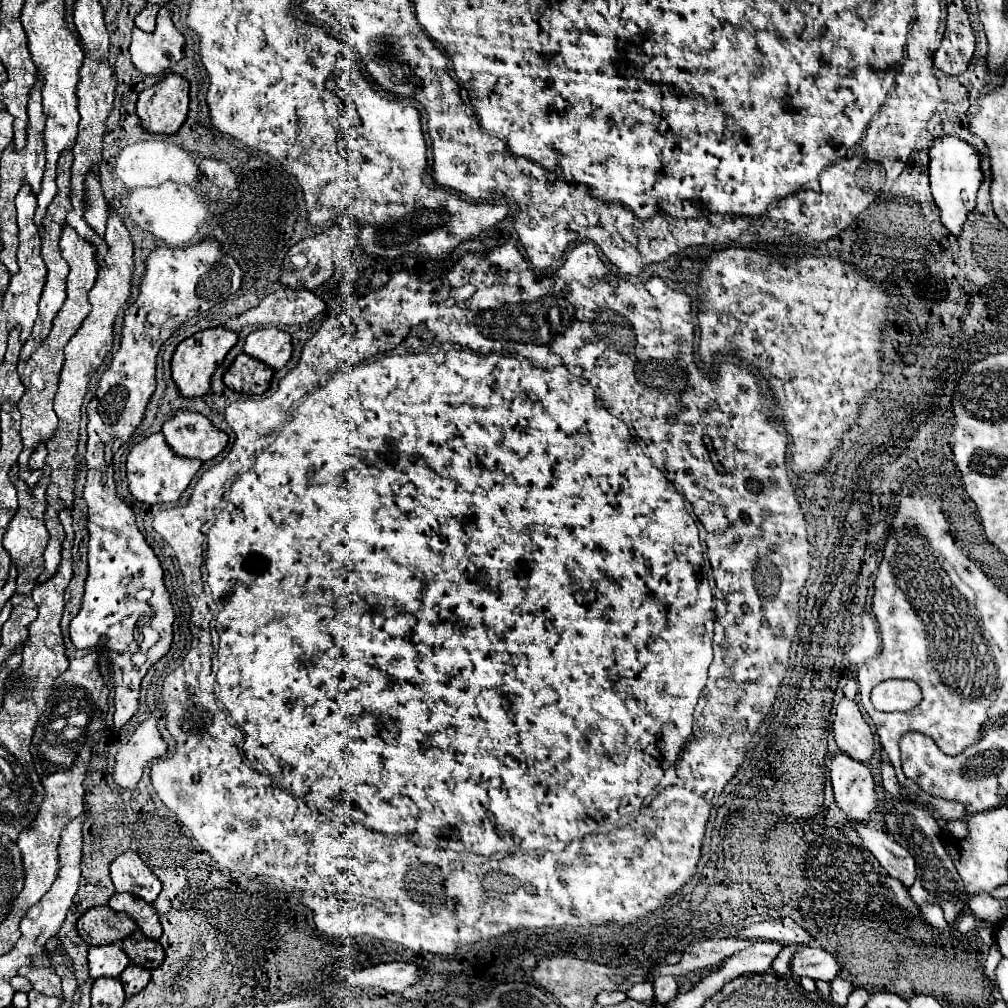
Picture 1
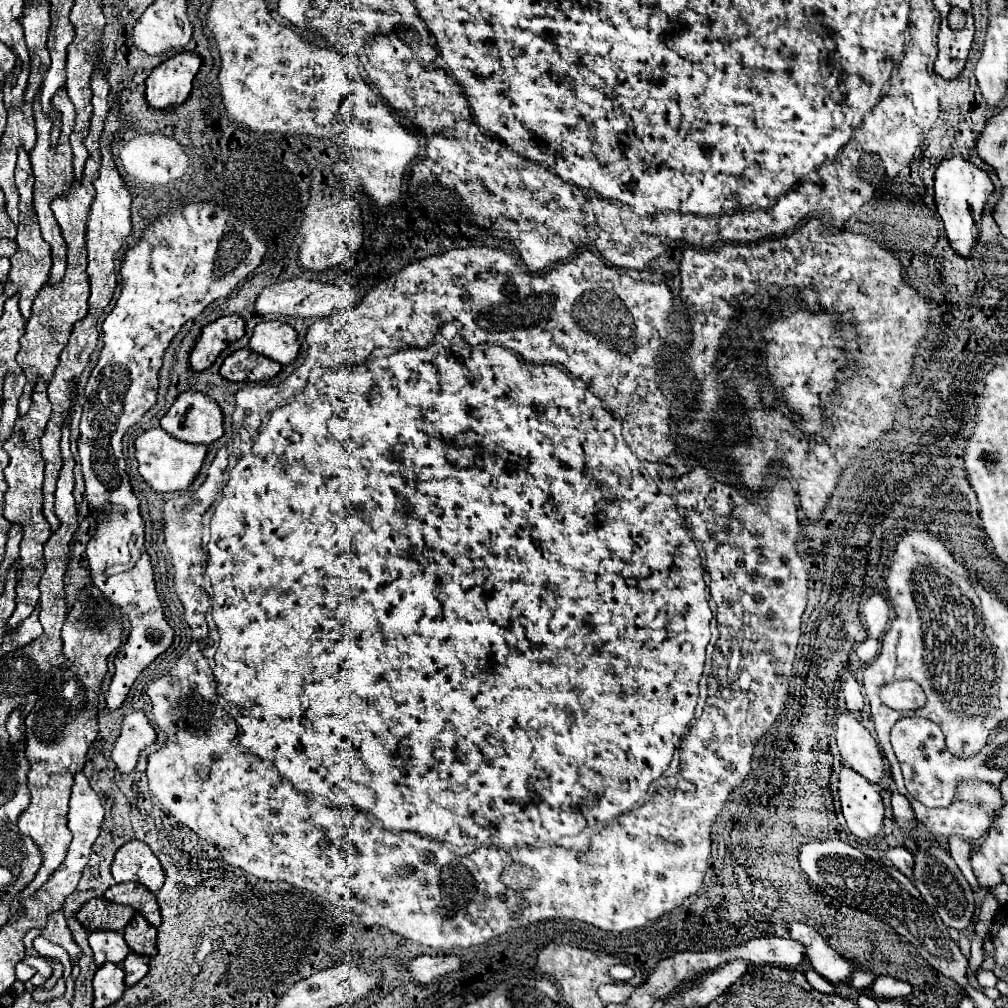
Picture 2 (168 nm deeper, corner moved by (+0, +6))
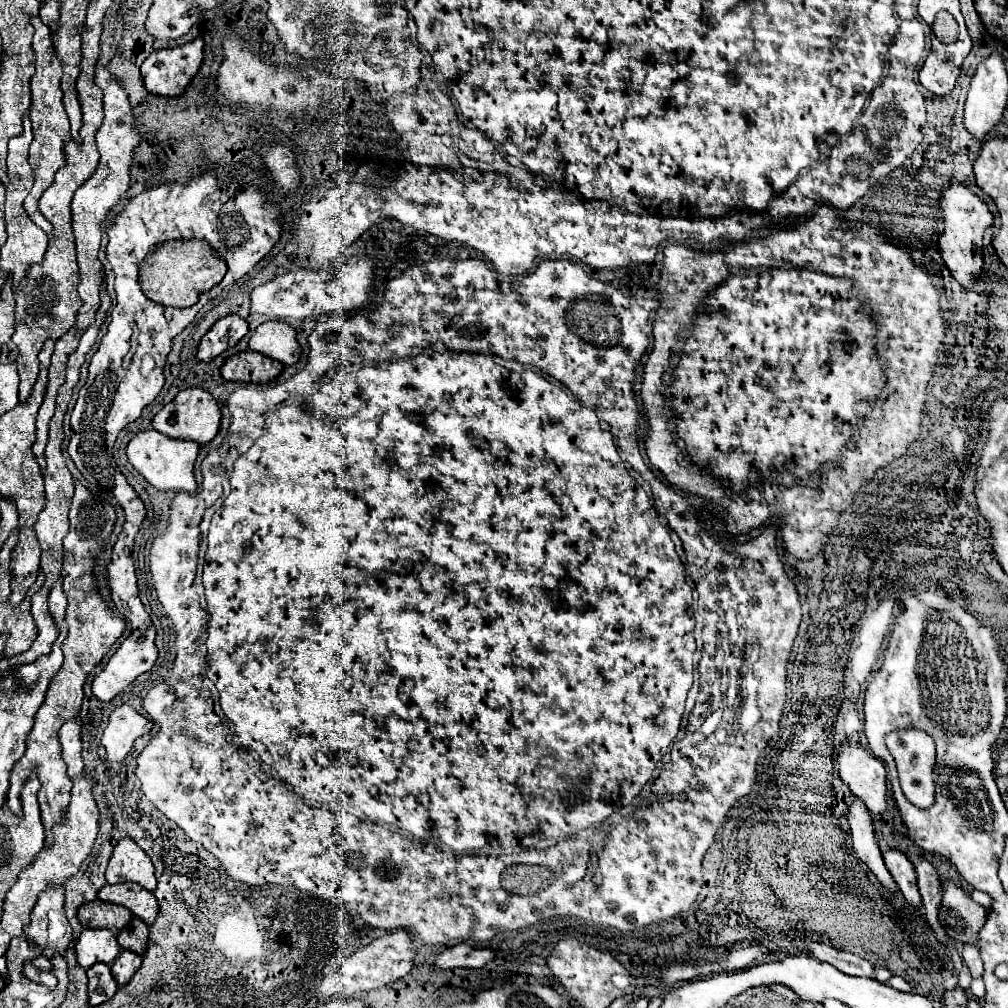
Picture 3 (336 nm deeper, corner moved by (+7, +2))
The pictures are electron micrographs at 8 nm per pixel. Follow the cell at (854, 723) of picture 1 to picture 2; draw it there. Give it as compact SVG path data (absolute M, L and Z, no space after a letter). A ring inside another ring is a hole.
M844 712L838 718L836 742L840 756L848 768L852 768L872 784L880 782L882 764L876 740L850 712Z

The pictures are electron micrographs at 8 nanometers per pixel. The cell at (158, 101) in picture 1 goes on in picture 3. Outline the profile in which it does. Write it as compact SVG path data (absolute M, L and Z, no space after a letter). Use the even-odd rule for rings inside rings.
M197 38L189 44L155 50L145 64L141 76L147 92L155 96L179 96L193 80L203 60L203 40Z

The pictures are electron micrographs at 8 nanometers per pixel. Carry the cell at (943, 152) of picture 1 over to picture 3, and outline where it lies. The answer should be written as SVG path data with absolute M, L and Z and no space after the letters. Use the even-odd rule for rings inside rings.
M951 180L949 186L941 192L939 206L941 206L941 212L943 212L943 224L945 224L945 230L939 236L939 252L941 252L947 268L951 270L953 278L961 286L971 288L971 284L981 274L983 232L985 232L987 226L993 224L993 214L989 212L987 204L979 196L975 196L965 184L961 184L957 180Z

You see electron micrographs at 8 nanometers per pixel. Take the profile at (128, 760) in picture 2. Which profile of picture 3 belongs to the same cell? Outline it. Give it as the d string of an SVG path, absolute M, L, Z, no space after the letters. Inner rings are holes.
M129 704L119 706L111 712L109 724L103 732L103 746L107 750L107 760L121 764L127 752L133 748L133 742L139 736L149 734L153 728L151 720L141 716L137 710L133 710Z

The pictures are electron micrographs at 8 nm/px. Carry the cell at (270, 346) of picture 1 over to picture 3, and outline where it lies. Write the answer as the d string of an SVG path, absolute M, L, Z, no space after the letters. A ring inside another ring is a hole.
M263 322L249 338L249 350L269 356L285 366L299 360L301 348L295 340L295 330L285 322Z

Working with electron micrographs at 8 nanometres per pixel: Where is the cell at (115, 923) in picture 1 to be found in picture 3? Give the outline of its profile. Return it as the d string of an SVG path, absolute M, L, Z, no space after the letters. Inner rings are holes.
M101 900L83 904L77 910L77 916L83 928L107 928L111 932L119 932L133 918L133 914L125 906L117 906Z

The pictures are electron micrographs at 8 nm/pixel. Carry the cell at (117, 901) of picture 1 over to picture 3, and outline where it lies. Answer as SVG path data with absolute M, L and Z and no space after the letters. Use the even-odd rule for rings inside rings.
M123 882L123 884L115 884L115 886L107 884L105 888L99 890L97 898L103 900L103 902L121 904L121 906L129 908L147 926L153 924L153 920L157 916L157 910L159 910L153 892L141 888L139 884L133 884L133 882Z

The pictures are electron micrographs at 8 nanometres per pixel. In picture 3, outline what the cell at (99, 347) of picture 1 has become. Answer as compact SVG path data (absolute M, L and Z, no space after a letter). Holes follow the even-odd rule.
M97 68L95 72L95 84L103 90L103 124L97 130L97 148L101 154L97 172L83 184L77 188L73 202L71 202L71 210L73 210L73 234L75 234L75 246L77 246L77 262L79 262L79 296L83 300L83 308L79 308L77 314L77 322L73 328L69 328L67 334L63 334L57 344L55 344L55 352L51 356L51 366L49 366L49 384L47 384L47 392L45 392L45 400L39 408L39 416L37 416L37 440L33 444L33 452L37 458L37 464L41 468L41 472L45 474L45 442L47 442L47 430L49 430L49 420L53 416L55 410L55 398L57 398L57 390L59 386L65 382L65 366L67 366L67 358L69 354L77 348L79 338L83 336L83 332L91 326L91 322L95 320L95 314L101 306L101 284L103 284L103 266L97 258L99 254L99 246L101 246L101 226L107 222L109 212L113 210L113 206L117 206L121 202L121 196L129 190L129 168L131 168L131 154L135 150L135 146L139 144L139 134L133 122L133 114L131 114L131 104L127 100L127 94L123 92L123 88L117 84L115 76L109 74L103 68Z

